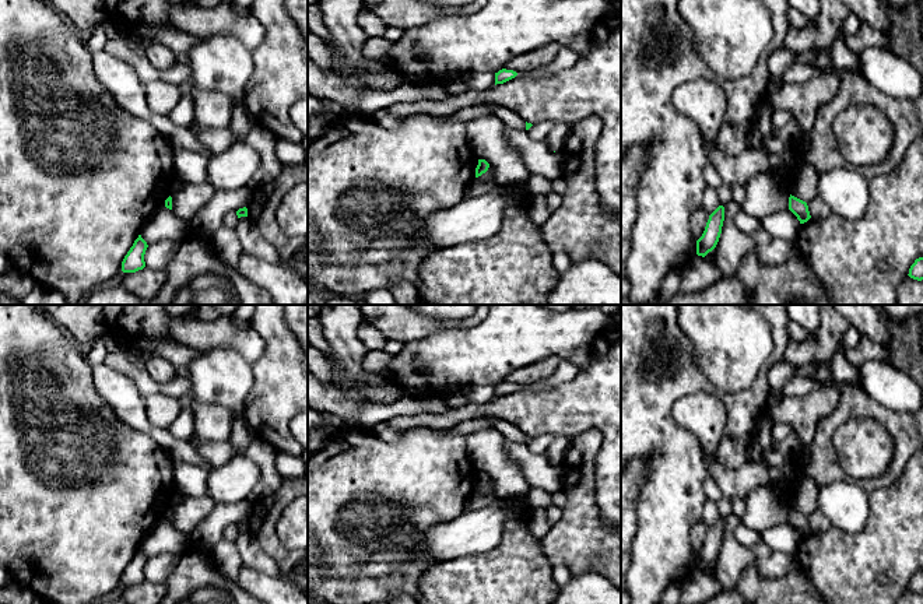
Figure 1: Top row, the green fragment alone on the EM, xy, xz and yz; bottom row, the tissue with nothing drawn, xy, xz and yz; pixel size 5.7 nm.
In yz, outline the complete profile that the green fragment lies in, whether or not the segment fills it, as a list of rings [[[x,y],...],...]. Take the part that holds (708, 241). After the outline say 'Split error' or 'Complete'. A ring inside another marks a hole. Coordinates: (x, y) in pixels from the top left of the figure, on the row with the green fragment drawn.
[[[719,206],[710,215],[706,222],[702,236],[696,240],[696,254],[705,257],[712,252],[720,238],[722,226],[724,221],[724,207]]]. Complete

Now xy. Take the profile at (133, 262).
[[[138,235],[122,261],[122,271],[136,273],[138,270],[143,270],[145,267],[144,254],[147,247],[147,242],[141,238],[141,235]]]. Complete

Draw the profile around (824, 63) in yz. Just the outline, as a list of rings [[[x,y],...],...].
[[[815,49],[817,59],[811,63],[811,66],[817,67],[821,73],[835,71],[829,49]]]

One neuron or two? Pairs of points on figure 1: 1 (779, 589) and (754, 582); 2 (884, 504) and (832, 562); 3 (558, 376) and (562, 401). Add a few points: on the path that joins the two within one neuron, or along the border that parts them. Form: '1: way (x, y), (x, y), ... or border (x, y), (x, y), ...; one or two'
1: way (774, 589), (760, 587); one
2: way (884, 520), (849, 557); one
3: border (581, 371), (558, 385), (530, 385); two

